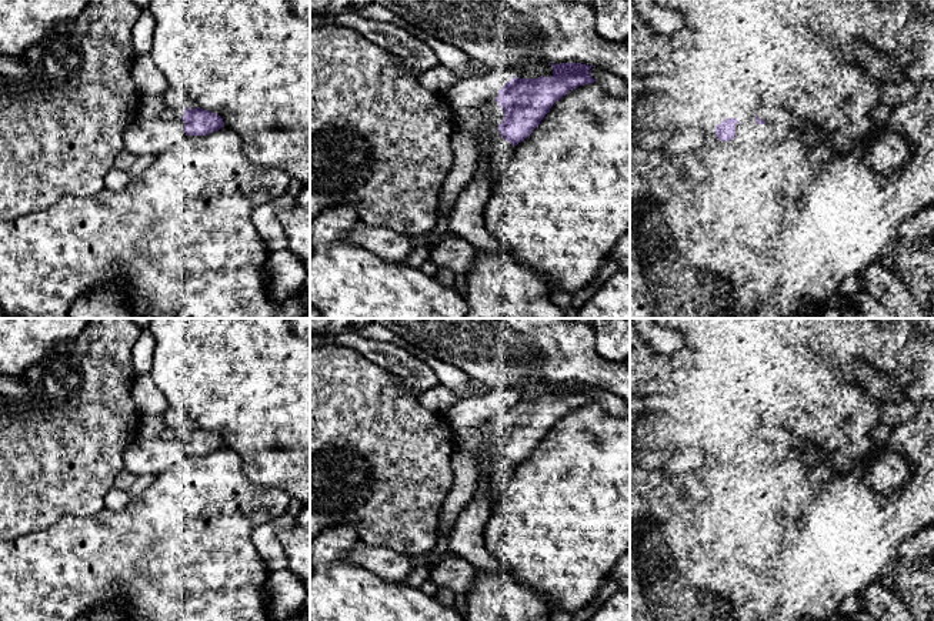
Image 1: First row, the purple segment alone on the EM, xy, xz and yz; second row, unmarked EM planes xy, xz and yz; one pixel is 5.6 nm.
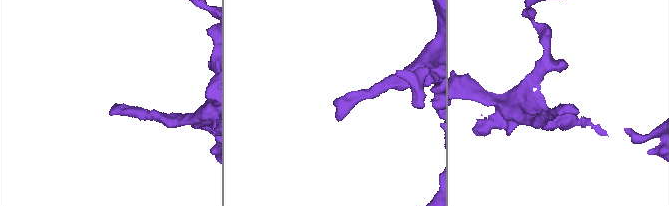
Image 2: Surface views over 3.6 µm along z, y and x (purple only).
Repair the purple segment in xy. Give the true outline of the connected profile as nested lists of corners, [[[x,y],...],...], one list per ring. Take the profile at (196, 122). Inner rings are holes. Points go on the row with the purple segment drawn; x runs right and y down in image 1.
[[[186,107],[184,113],[159,118],[137,116],[124,133],[124,150],[136,157],[157,157],[180,143],[186,136],[206,136],[224,127],[220,116]]]

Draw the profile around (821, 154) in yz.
[[[825,144],[807,147],[807,154],[811,161],[820,164],[821,167],[830,163],[837,156],[837,153]]]

